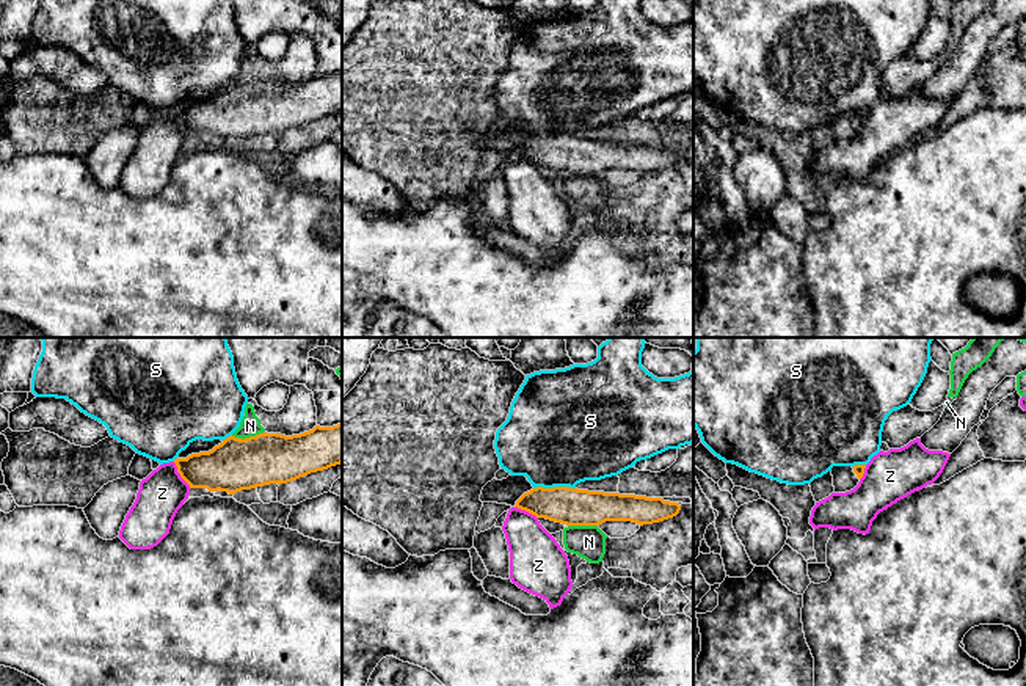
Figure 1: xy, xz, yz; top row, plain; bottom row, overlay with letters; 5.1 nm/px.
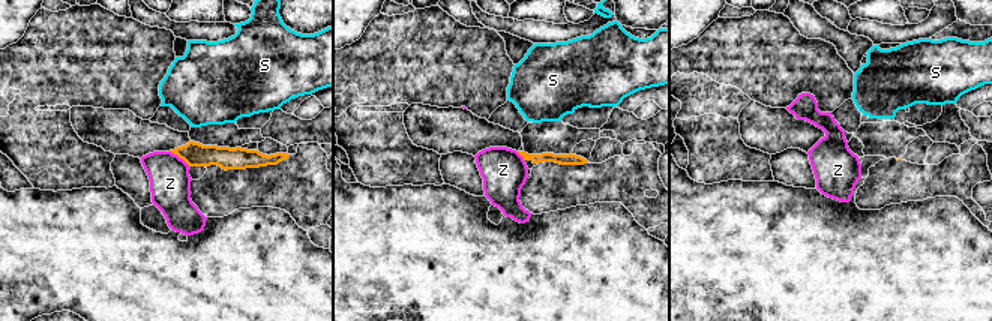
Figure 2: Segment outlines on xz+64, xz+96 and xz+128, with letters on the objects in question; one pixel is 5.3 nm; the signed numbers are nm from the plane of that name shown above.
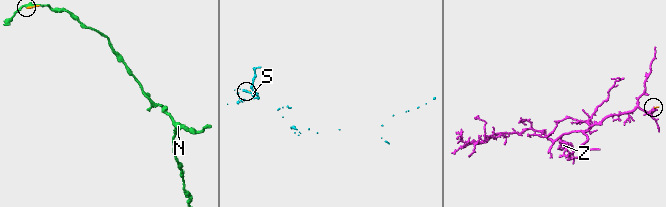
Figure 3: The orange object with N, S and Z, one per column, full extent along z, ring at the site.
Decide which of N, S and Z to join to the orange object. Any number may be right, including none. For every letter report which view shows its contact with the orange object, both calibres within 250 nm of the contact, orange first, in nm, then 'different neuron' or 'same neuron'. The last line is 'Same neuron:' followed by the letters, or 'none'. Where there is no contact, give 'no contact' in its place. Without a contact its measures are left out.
N: xy | 260/110 nm | different neuron
S: xz | 190/500 nm | different neuron
Z: xy | 240/240 nm | different neuron
Same neuron: none

